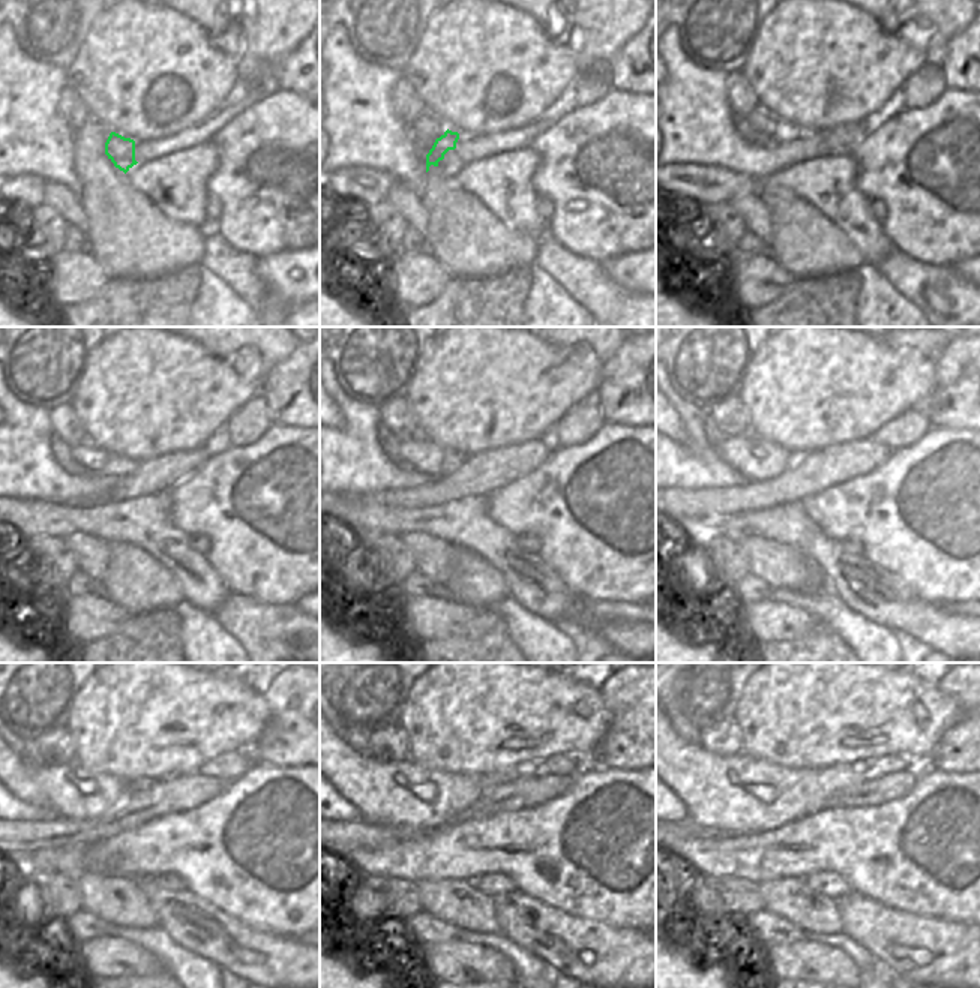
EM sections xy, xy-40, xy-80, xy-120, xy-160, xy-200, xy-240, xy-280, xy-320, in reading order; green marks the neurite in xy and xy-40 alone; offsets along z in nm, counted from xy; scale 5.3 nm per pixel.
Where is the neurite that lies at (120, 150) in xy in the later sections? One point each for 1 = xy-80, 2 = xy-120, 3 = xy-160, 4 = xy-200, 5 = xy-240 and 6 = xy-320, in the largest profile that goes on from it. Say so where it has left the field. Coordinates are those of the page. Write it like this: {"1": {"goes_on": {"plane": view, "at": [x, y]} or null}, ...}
{"1": {"goes_on": {"plane": "xy-80", "at": [743, 126]}}, "2": {"goes_on": {"plane": "xy-120", "at": [62, 452]}}, "3": {"goes_on": {"plane": "xy-160", "at": [389, 443]}}, "4": {"goes_on": {"plane": "xy-200", "at": [713, 434]}}, "5": {"goes_on": {"plane": "xy-240", "at": [32, 756]}}, "6": {"goes_on": {"plane": "xy-320", "at": [691, 733]}}}

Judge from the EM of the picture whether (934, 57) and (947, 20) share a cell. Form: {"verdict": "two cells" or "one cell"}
{"verdict": "one cell"}

